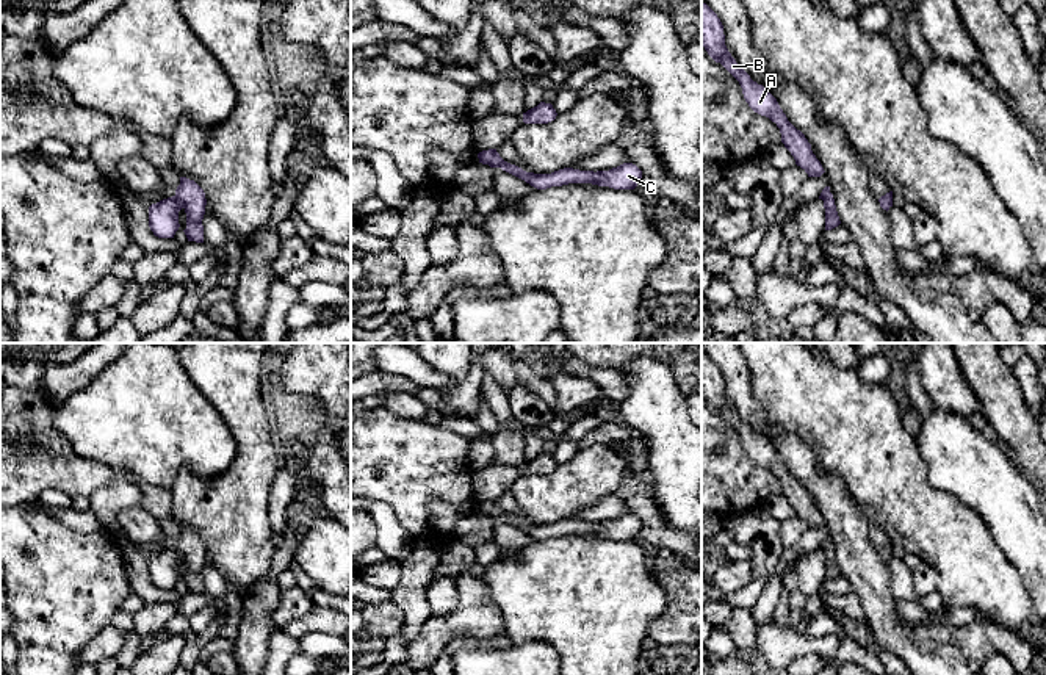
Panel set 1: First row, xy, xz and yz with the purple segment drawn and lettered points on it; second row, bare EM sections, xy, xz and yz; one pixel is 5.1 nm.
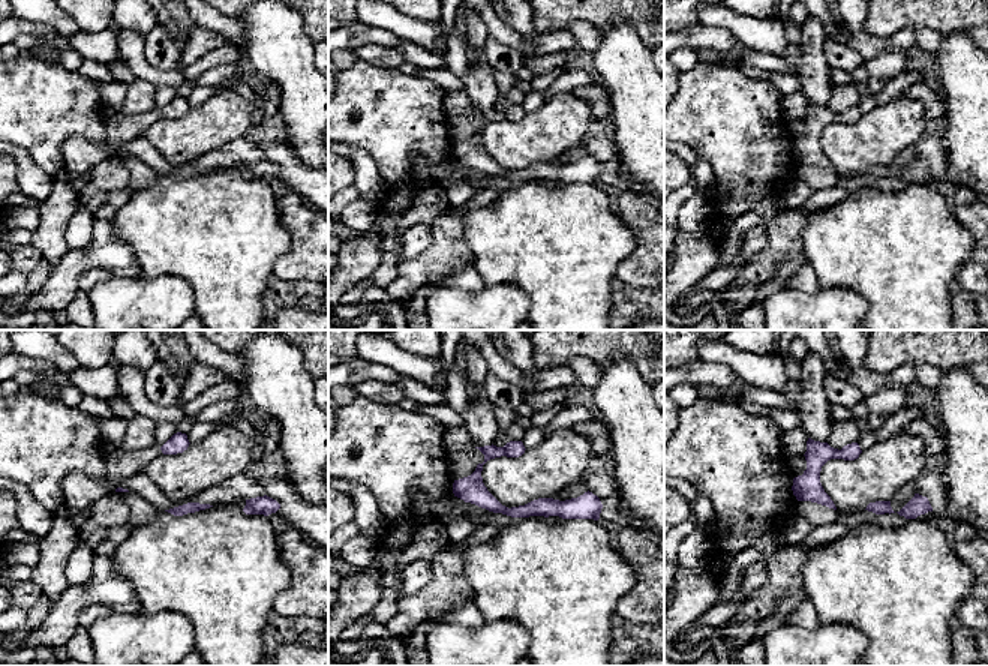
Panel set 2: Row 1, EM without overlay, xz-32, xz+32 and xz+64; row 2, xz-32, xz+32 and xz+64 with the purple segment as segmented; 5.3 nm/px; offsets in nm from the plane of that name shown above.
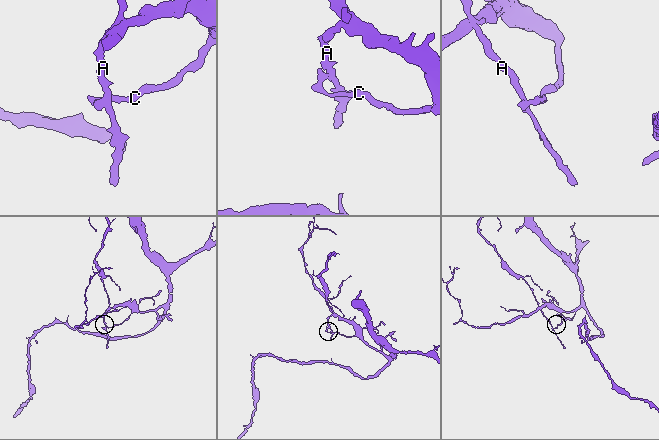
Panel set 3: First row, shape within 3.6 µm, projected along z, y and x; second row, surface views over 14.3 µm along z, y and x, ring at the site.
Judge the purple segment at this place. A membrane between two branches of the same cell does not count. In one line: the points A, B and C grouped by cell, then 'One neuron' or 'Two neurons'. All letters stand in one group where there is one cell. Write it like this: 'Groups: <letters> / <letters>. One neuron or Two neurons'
Groups: A B / C. Two neurons

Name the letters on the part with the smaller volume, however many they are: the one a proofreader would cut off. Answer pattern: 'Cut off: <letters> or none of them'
Cut off: A, B

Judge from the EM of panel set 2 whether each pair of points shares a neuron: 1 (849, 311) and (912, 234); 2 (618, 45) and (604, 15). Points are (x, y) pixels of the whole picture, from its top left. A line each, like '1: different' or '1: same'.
1: different
2: different

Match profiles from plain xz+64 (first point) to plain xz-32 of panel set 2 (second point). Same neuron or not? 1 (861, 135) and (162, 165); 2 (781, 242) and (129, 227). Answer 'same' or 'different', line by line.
1: different
2: different

